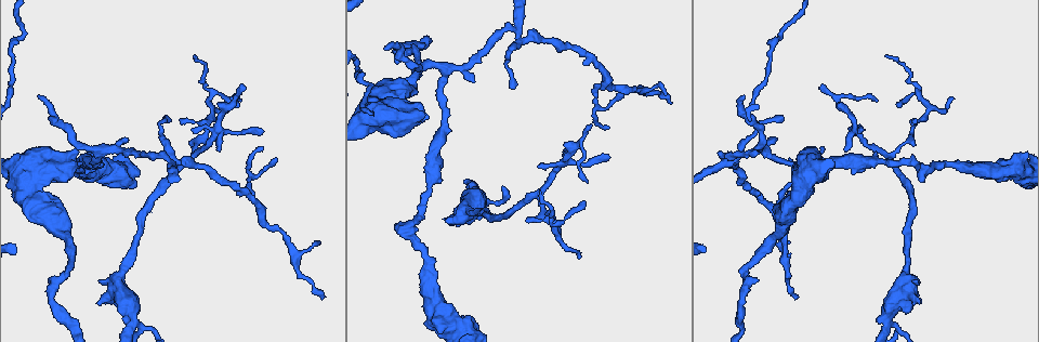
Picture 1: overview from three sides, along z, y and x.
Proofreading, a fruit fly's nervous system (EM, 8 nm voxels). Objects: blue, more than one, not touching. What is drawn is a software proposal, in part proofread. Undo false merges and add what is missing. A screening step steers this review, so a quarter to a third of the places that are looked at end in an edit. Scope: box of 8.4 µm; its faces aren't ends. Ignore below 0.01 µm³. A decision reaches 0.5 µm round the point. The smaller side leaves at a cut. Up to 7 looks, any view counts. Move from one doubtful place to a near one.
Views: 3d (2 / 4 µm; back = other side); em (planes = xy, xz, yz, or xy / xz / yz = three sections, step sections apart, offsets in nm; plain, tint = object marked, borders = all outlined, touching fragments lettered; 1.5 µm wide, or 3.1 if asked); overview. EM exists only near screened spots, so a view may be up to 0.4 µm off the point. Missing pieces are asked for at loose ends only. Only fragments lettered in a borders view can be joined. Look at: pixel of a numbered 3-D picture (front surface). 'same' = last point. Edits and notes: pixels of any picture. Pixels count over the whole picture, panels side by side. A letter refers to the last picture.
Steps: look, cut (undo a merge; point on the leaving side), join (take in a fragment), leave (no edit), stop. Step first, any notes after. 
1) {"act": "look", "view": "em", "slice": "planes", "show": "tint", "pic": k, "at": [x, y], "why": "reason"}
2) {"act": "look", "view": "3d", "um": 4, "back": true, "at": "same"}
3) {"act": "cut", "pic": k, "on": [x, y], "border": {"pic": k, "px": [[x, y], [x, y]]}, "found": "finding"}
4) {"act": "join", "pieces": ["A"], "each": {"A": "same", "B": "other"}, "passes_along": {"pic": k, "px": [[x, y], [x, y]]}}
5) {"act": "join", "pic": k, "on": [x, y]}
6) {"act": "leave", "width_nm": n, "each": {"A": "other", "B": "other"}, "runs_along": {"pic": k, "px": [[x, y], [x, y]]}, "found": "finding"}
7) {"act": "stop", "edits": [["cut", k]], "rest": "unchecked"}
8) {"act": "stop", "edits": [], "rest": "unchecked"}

{"act": "look", "view": "3d", "um": 4, "pic": 1, "at": [469, 212], "why": "thick turns thin"}

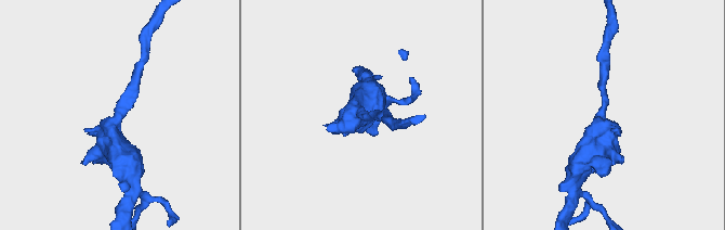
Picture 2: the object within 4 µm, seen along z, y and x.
{"act": "look", "view": "em", "slice": "xz", "step": 4, "show": "tint", "pic": 2, "at": [602, 118], "why": "shape alone is not enough"}

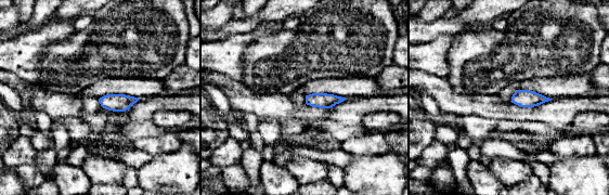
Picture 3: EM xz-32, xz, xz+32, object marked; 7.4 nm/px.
{"act": "look", "view": "em", "slice": "xz", "step": 4, "show": "borders", "at": "same", "why": "what lies round it"}

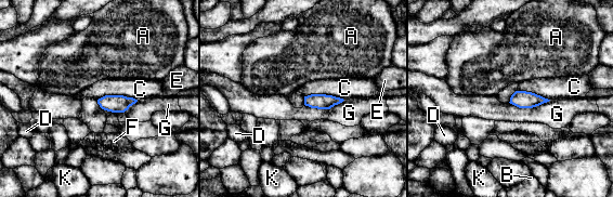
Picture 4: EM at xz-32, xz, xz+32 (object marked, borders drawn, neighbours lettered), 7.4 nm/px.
{"act": "leave", "each": {"A": "other", "B": "other", "C": "other", "D": "other", "E": "other", "F": "other", "G": "other", "K": "other"}, "border": {"pic": 4, "px": [[550, 100], [532, 107], [509, 103]]}, "found": "all the same neuron"}

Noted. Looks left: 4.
{"act": "look", "view": "3d", "um": 4, "back": true, "pic": 1, "at": [70, 159], "why": "calibre changes"}

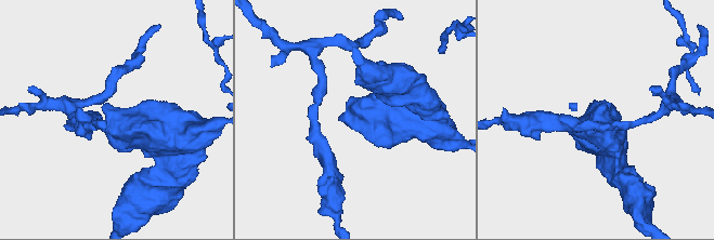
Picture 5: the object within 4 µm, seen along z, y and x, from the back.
{"act": "look", "view": "em", "slice": "planes", "show": "tint", "pic": 5, "at": [358, 115]}

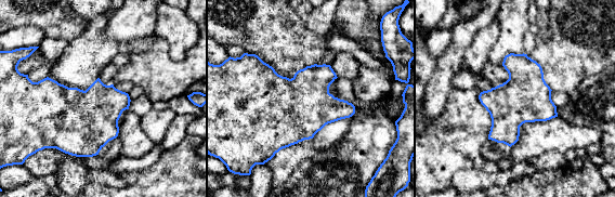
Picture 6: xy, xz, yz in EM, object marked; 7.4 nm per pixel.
{"act": "look", "view": "em", "slice": "planes", "show": "borders", "at": "same", "why": "see the neighbours"}

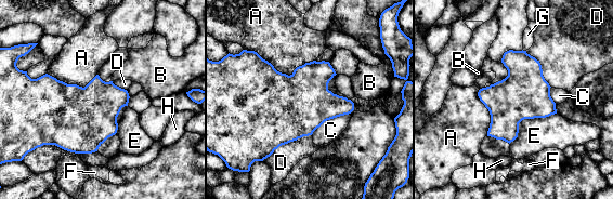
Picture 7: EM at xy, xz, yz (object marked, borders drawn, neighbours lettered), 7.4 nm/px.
{"act": "leave", "width_nm": 320, "each": {"A": "other", "B": "other", "C": "other", "D": "other", "E": "other", "F": "other", "G": "other", "H": "other"}, "border": {"pic": 7, "px": [[556, 113], [524, 118], [509, 143]]}, "found": "all the same neuron"}

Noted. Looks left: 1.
{"act": "stop", "edits": [], "rest": "unchecked"}

